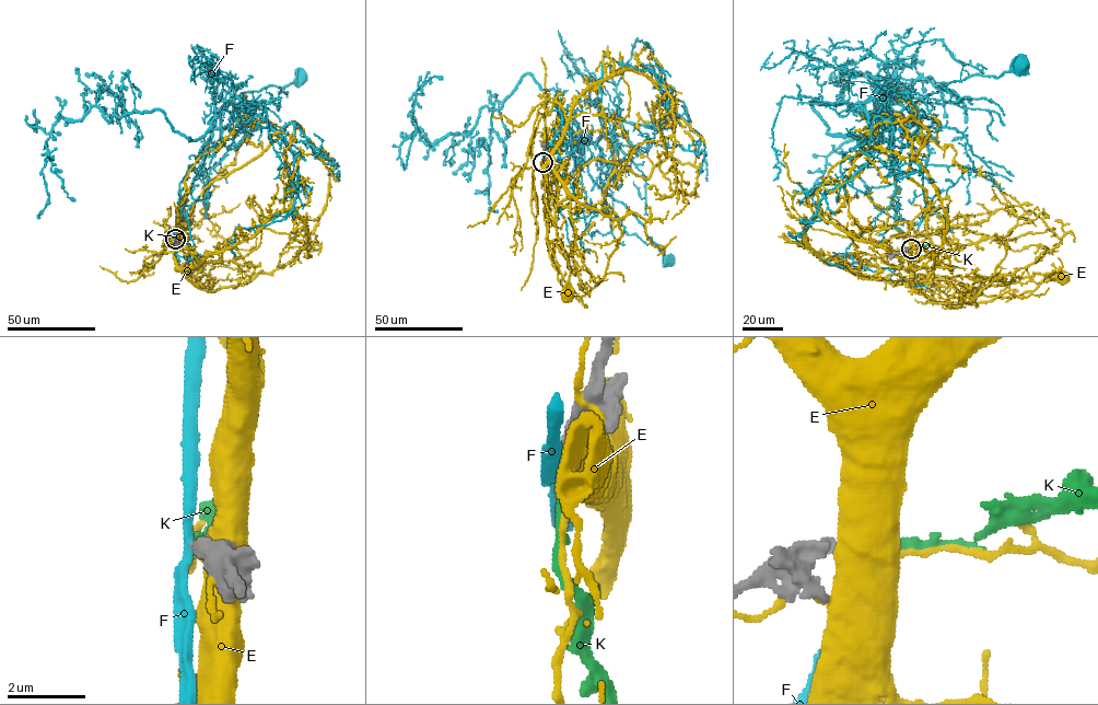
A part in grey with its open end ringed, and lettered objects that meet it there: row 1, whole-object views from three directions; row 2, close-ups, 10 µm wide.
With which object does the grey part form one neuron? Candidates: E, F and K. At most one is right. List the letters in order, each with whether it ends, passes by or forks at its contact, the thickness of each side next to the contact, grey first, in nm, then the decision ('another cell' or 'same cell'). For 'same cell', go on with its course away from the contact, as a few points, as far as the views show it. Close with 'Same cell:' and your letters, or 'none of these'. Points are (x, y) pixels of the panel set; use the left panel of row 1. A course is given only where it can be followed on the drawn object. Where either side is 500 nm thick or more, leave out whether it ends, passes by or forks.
E: 200 nm thick on the grey side, 550 nm on the other; another cell
F: it passes by; 200 nm thick on the grey side, 280 nm on the other; another cell
K: it ends there; 200 nm thick on the grey side, 240 nm on the other; another cell
Same cell: none of these

